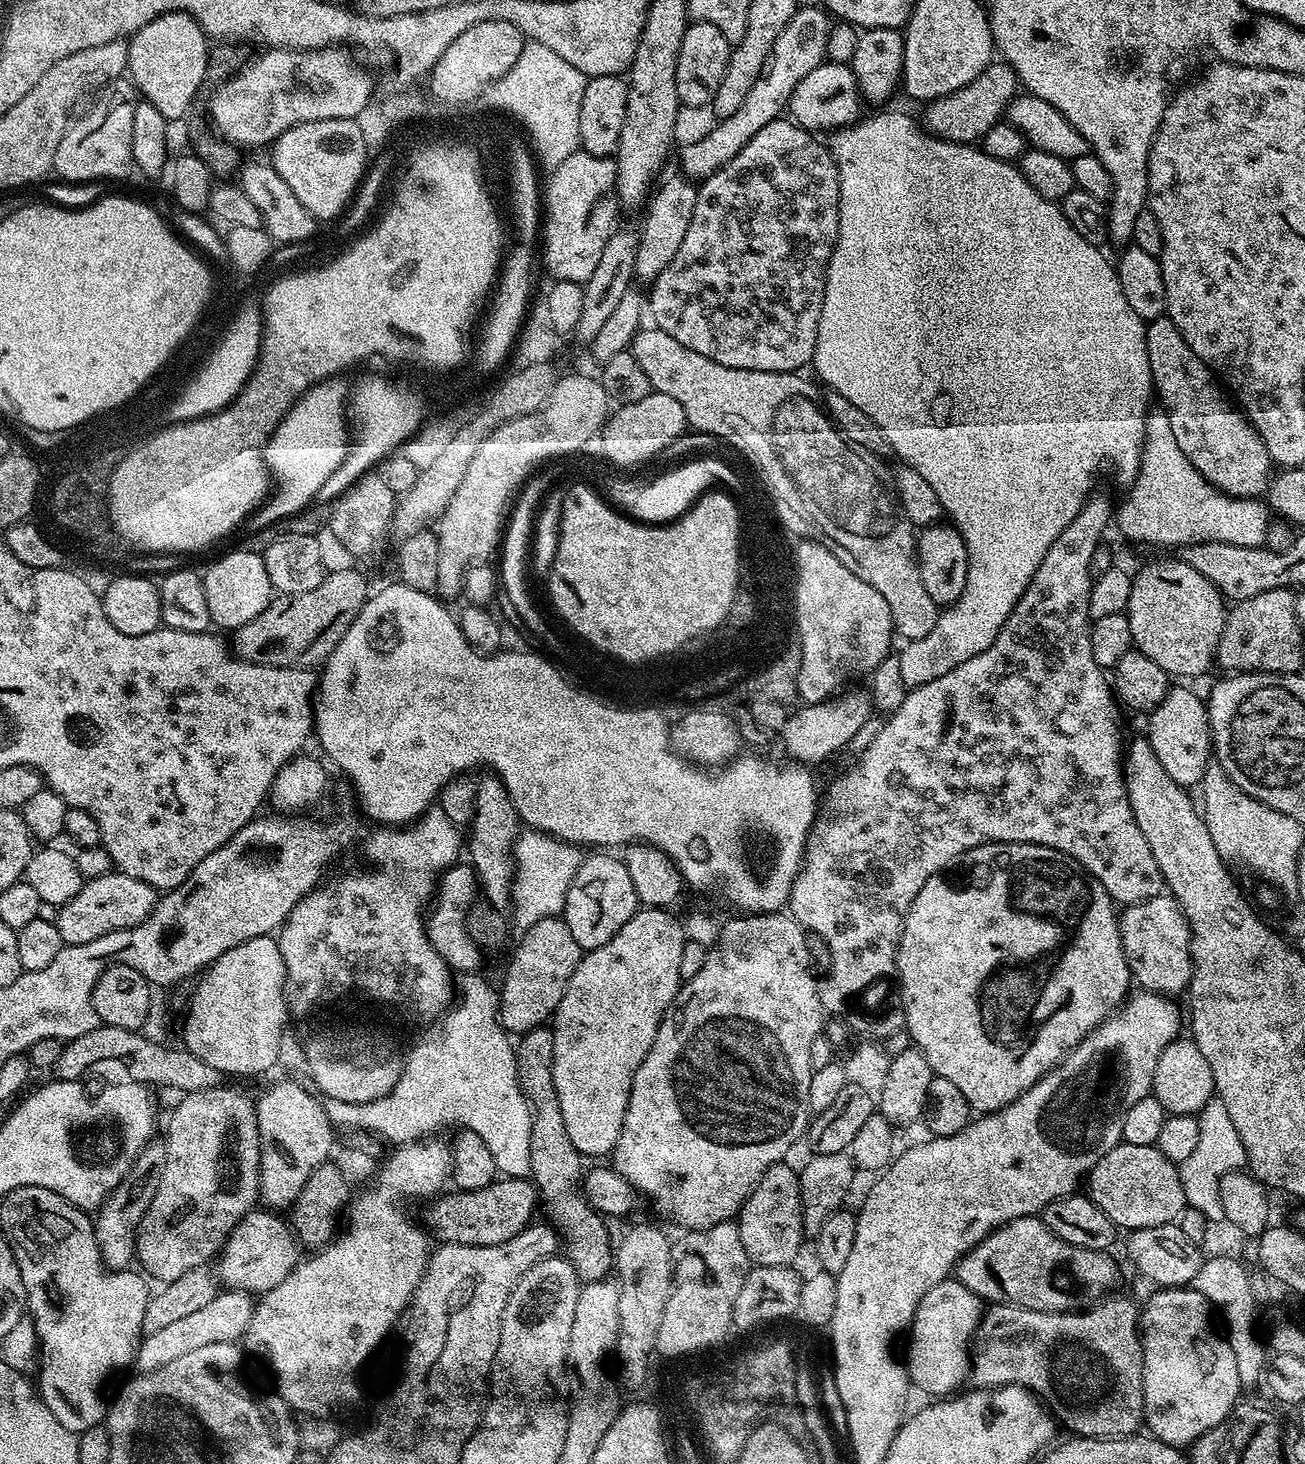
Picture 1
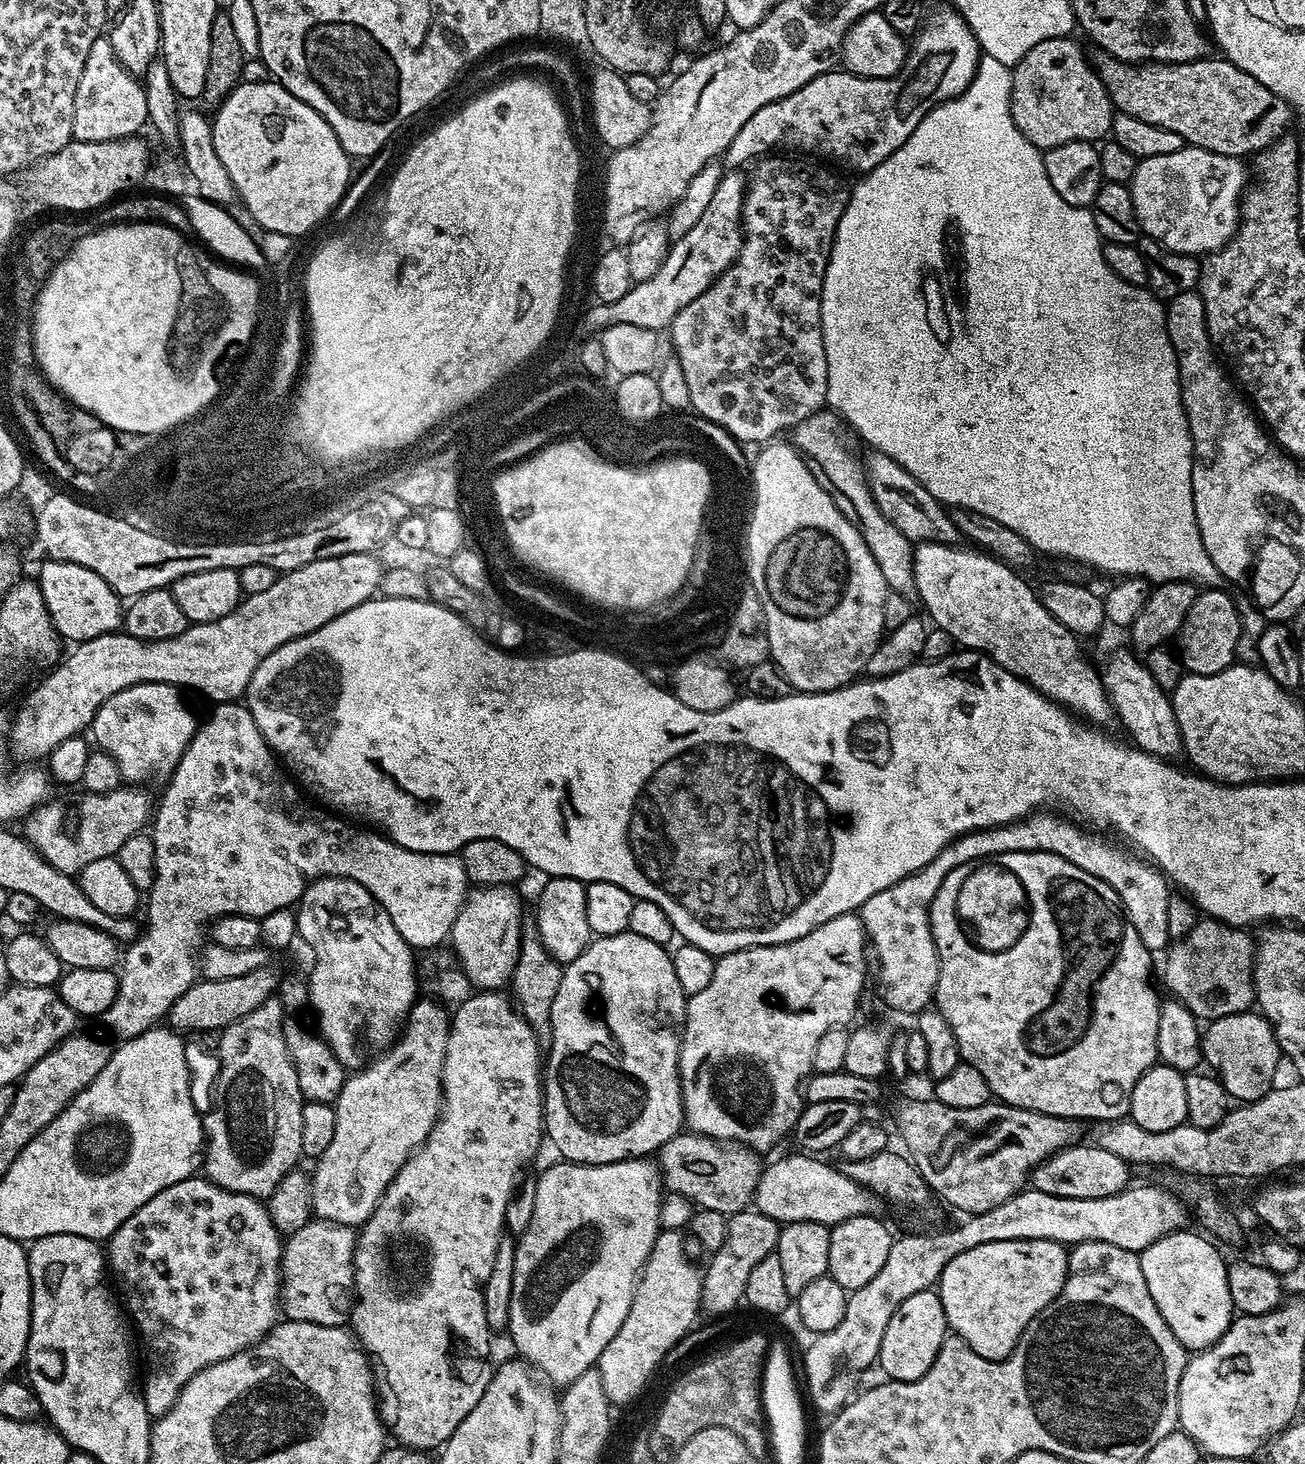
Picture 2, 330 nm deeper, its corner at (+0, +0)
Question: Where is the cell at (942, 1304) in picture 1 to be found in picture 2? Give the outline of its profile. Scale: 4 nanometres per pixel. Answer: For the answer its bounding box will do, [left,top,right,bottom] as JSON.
[878,1290,950,1382]

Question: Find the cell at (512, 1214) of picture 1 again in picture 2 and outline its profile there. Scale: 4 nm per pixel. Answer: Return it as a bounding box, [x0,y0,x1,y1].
[658,1130,762,1217]

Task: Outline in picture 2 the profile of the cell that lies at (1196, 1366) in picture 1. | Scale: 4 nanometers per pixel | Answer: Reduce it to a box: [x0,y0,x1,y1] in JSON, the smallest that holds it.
[1139,1231,1234,1354]

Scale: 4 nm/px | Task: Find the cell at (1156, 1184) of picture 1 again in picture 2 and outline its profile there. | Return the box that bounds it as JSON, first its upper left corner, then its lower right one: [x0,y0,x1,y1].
[1030,1142,1130,1198]

